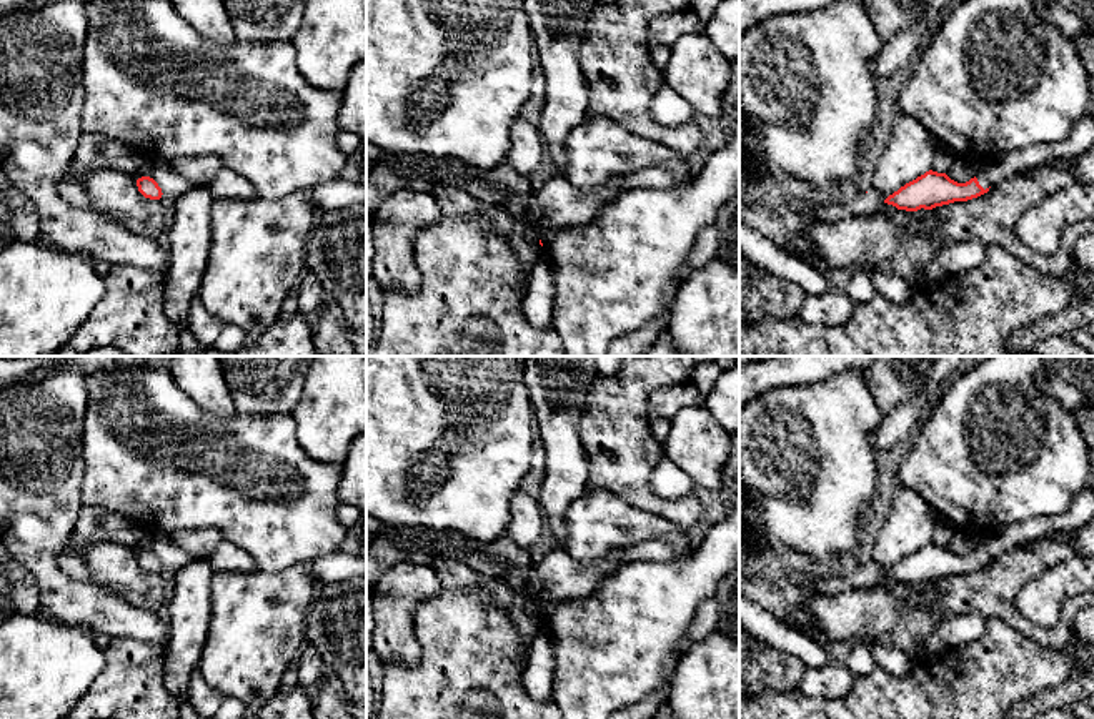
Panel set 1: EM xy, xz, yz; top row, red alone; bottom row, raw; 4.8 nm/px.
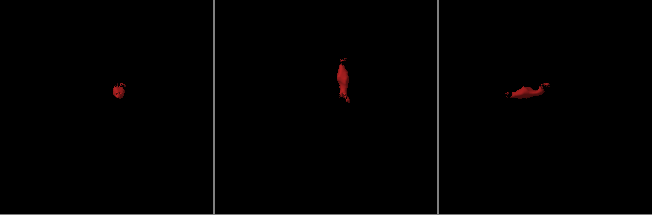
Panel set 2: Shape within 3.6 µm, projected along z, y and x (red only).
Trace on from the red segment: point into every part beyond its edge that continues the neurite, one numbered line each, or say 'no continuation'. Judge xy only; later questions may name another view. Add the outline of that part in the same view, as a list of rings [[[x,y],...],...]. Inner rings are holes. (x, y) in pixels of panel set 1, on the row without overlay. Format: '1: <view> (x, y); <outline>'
no continuation

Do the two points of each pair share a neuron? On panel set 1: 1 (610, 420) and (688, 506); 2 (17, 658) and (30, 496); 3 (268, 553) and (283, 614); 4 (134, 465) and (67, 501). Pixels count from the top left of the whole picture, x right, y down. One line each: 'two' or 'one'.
1: one
2: two
3: two
4: two

